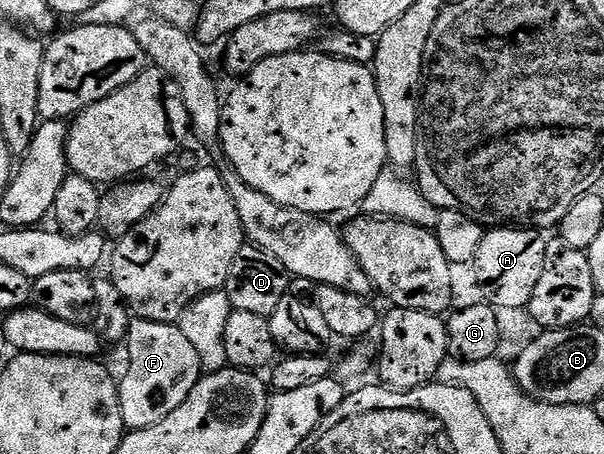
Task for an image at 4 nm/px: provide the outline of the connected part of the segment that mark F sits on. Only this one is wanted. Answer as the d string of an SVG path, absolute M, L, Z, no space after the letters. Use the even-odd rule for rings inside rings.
M138 317L132 318L125 348L127 347L127 372L118 380L121 417L124 428L140 431L157 421L165 421L173 409L185 405L185 397L203 378L205 372L197 349L189 337L175 323L158 323Z

